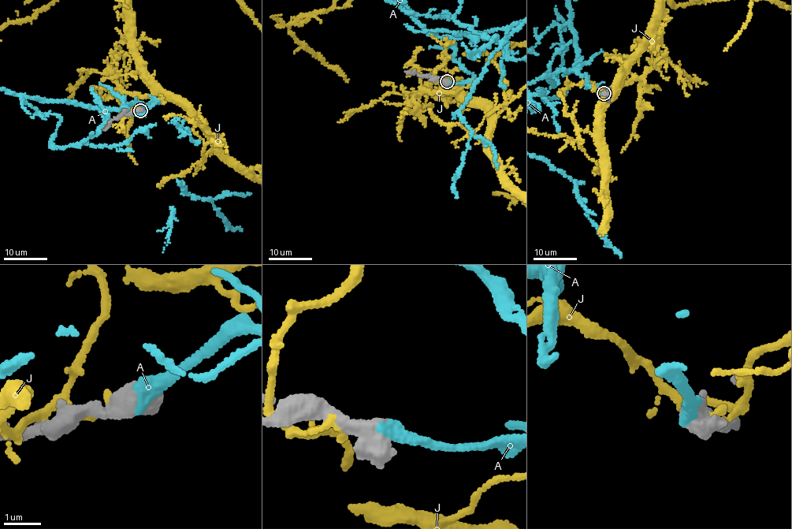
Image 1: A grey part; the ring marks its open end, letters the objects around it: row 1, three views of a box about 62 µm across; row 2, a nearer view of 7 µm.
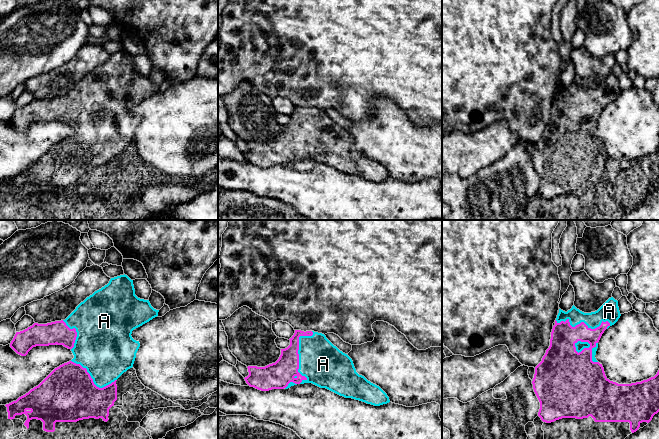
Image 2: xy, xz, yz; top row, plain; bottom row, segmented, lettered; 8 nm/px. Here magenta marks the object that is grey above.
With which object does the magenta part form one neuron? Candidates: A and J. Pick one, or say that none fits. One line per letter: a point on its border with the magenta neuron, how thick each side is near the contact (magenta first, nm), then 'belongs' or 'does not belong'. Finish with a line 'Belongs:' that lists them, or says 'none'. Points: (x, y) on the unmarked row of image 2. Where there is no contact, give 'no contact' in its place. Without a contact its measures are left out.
A: contact xz (298, 130); calibres 220 and 360 nm; belongs
J: no contact; does not belong
Belongs: A

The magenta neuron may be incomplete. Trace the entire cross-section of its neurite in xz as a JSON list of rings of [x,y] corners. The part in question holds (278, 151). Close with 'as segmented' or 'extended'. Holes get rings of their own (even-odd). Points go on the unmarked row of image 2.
[[[295,106],[294,111],[289,116],[290,121],[281,125],[281,131],[275,139],[265,143],[247,143],[249,151],[244,155],[250,163],[269,167],[288,165],[297,160],[312,159],[345,174],[352,174],[374,182],[390,178],[387,170],[379,162],[356,148],[352,135],[334,122],[324,110]]]; extended

